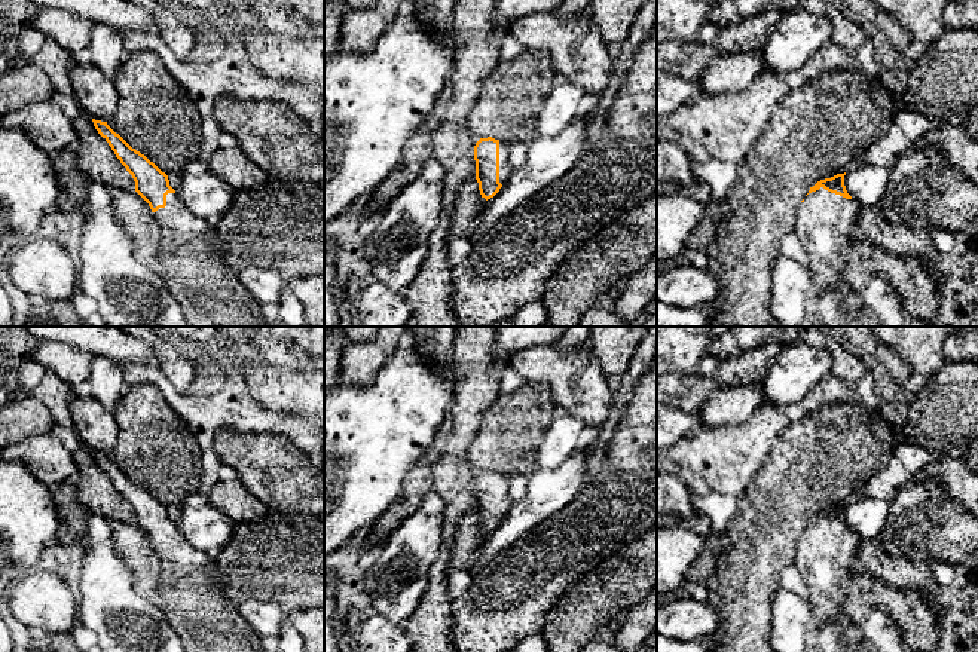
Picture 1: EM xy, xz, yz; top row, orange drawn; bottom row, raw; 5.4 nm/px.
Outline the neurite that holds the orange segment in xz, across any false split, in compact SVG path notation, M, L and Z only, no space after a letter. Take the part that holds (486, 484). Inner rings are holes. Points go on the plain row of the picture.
M492 469L480 471L474 478L476 512L482 530L493 530L513 506L510 477Z

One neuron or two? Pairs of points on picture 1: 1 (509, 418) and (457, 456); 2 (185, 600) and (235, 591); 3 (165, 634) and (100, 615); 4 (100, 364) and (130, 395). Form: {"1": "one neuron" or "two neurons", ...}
{"1": "two neurons", "2": "two neurons", "3": "one neuron", "4": "two neurons"}

